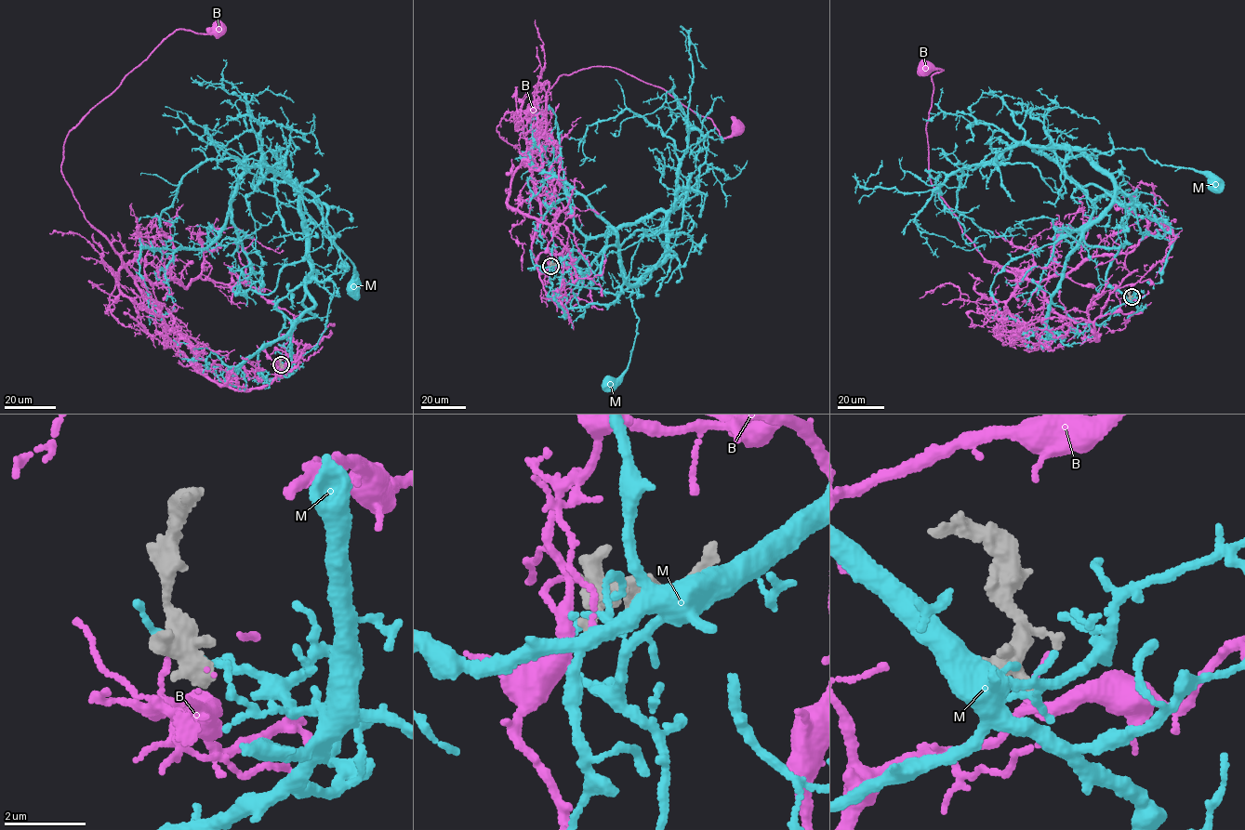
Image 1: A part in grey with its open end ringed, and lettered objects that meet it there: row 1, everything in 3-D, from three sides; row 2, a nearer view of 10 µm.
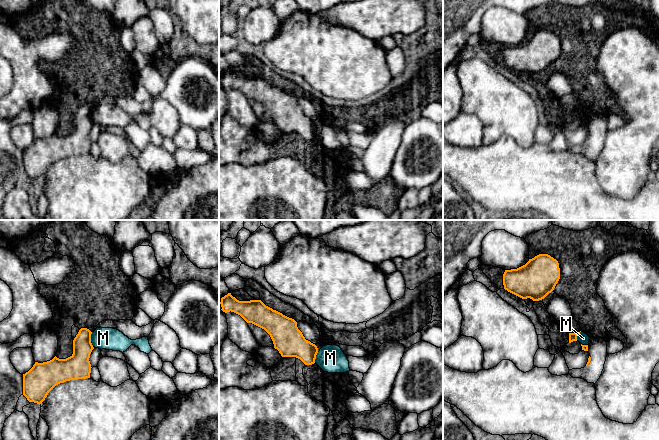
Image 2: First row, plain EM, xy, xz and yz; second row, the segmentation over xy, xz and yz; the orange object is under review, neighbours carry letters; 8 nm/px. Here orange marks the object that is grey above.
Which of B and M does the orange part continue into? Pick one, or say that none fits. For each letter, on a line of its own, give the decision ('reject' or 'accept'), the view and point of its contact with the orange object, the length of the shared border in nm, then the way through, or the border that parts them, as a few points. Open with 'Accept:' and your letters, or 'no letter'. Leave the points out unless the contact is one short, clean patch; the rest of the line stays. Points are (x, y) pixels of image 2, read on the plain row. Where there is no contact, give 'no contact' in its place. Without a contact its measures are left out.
Accept: no letter
B: reject; no contact
M: reject; meets orange in xy at (90, 116); contact 130 nm long

